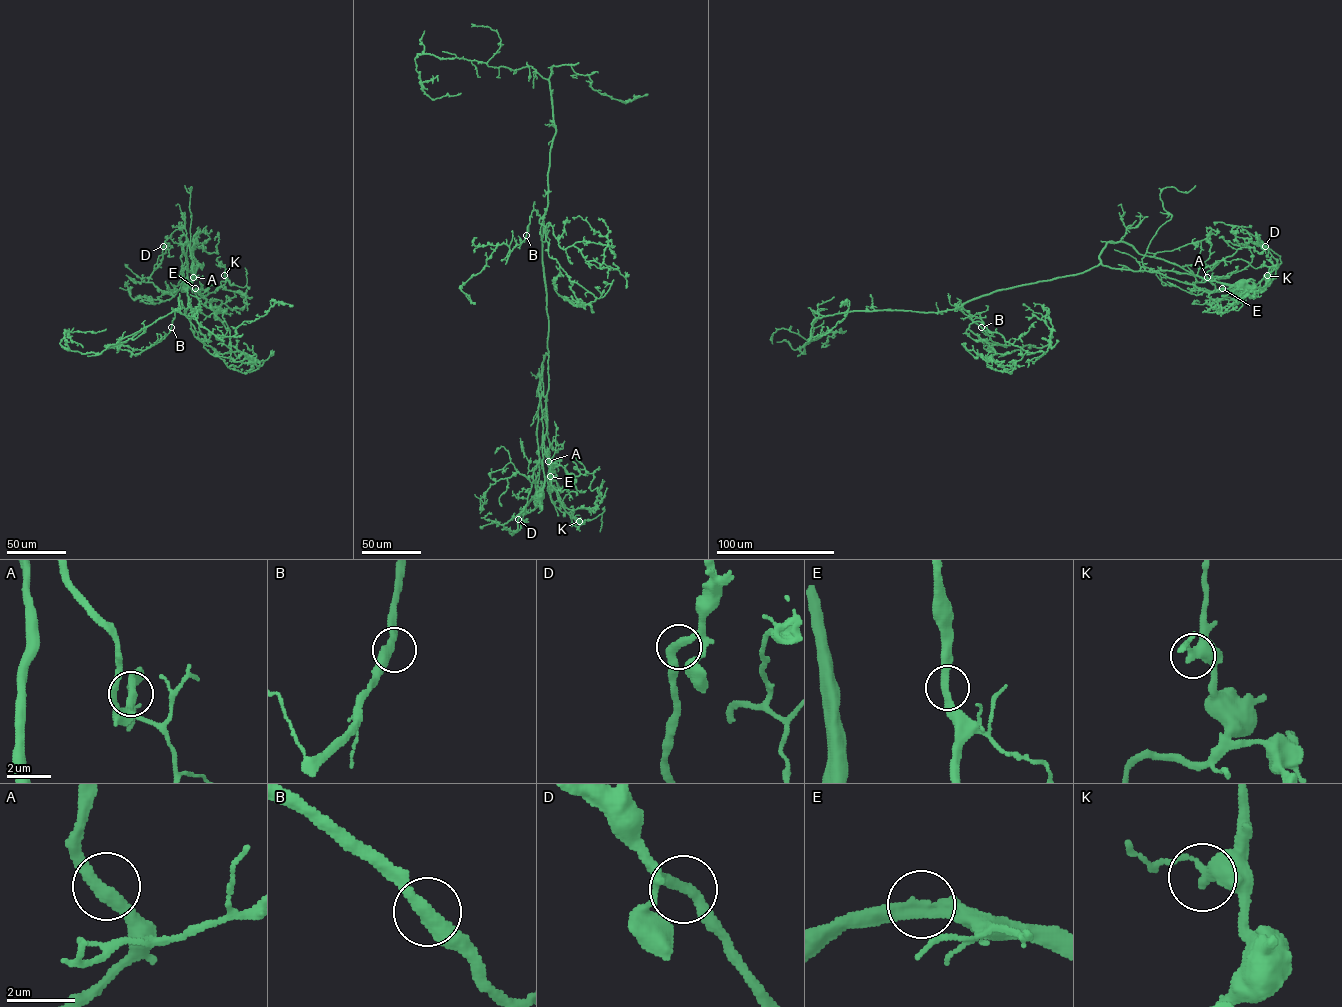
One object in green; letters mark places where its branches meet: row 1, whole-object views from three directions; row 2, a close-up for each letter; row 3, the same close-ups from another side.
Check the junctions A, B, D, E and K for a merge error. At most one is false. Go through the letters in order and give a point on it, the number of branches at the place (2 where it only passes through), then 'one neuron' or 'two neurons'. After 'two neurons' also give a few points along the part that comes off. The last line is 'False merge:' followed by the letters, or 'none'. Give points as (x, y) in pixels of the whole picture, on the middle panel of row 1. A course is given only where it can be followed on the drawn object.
A: (548, 461) | 2 | one neuron
B: (526, 235) | 2 | one neuron
D: (518, 519) | 2 | one neuron
E: (550, 476) | 2 | one neuron
K: (579, 521) | 2 | one neuron
False merge: none

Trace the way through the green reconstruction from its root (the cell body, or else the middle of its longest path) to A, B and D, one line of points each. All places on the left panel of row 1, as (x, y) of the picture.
A: (186, 282), (189, 283), (183, 253), (186, 241), (193, 263), (189, 284), (193, 277)
B: (186, 282), (189, 283), (183, 253), (186, 241), (193, 275), (187, 288), (187, 307), (177, 308), (171, 327)
D: (186, 282), (186, 241), (193, 271), (183, 270), (179, 289), (162, 291), (148, 281), (161, 262), (163, 246)

